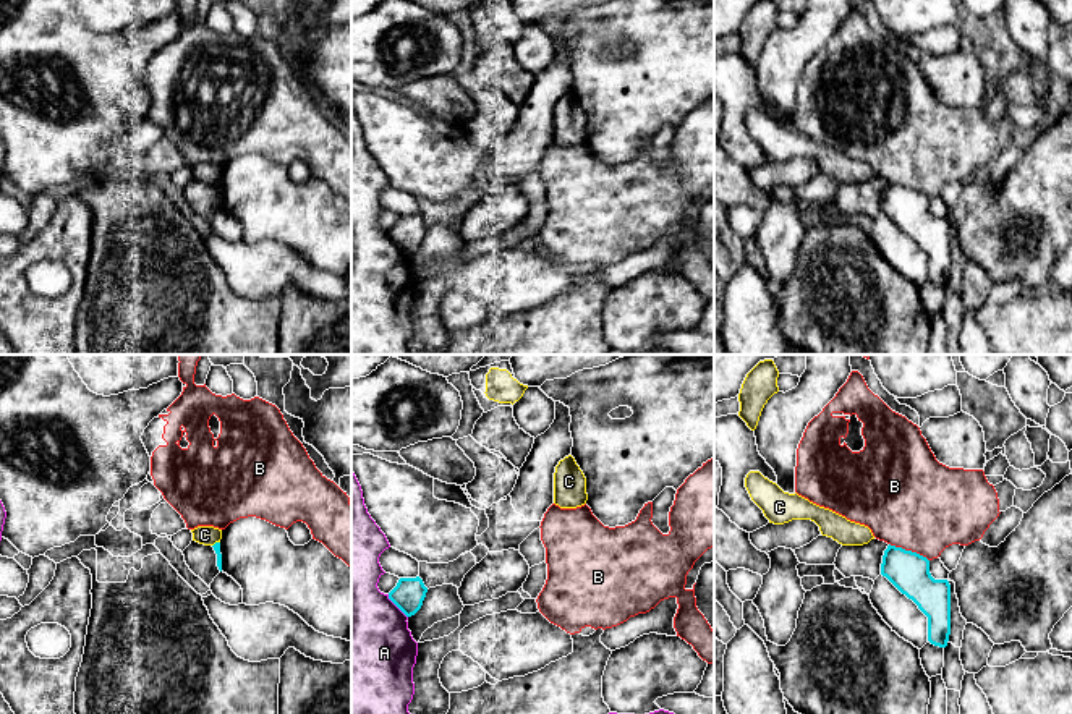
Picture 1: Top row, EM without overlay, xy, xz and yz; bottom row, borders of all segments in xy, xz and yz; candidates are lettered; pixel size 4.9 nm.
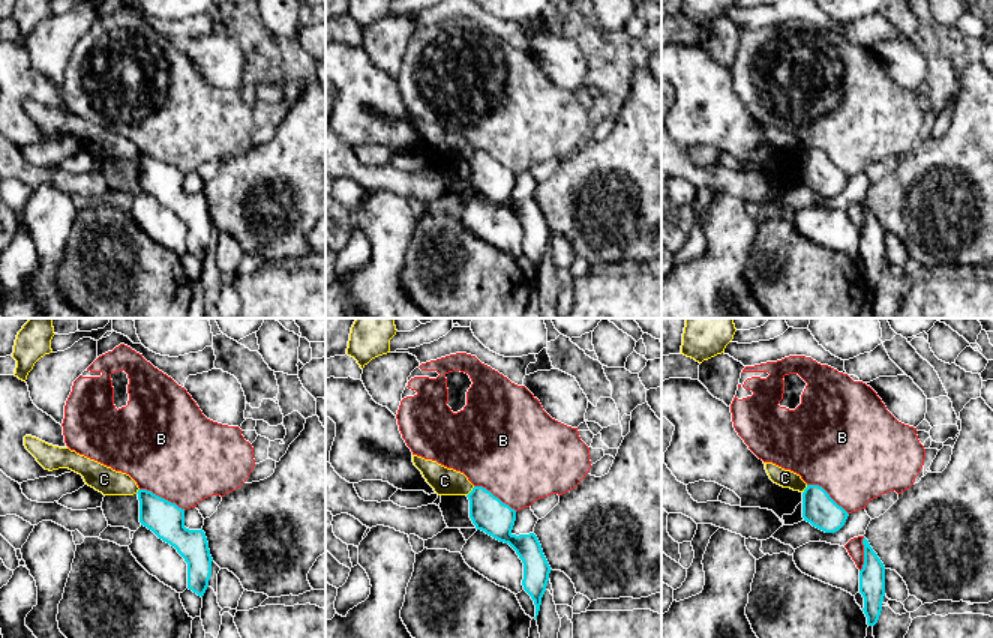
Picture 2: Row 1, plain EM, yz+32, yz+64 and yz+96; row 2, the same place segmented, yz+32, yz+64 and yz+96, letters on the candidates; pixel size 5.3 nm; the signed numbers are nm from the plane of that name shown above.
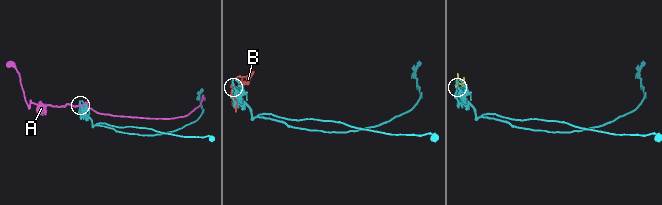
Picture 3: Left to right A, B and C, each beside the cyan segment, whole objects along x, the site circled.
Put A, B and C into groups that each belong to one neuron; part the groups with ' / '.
A / B / C

